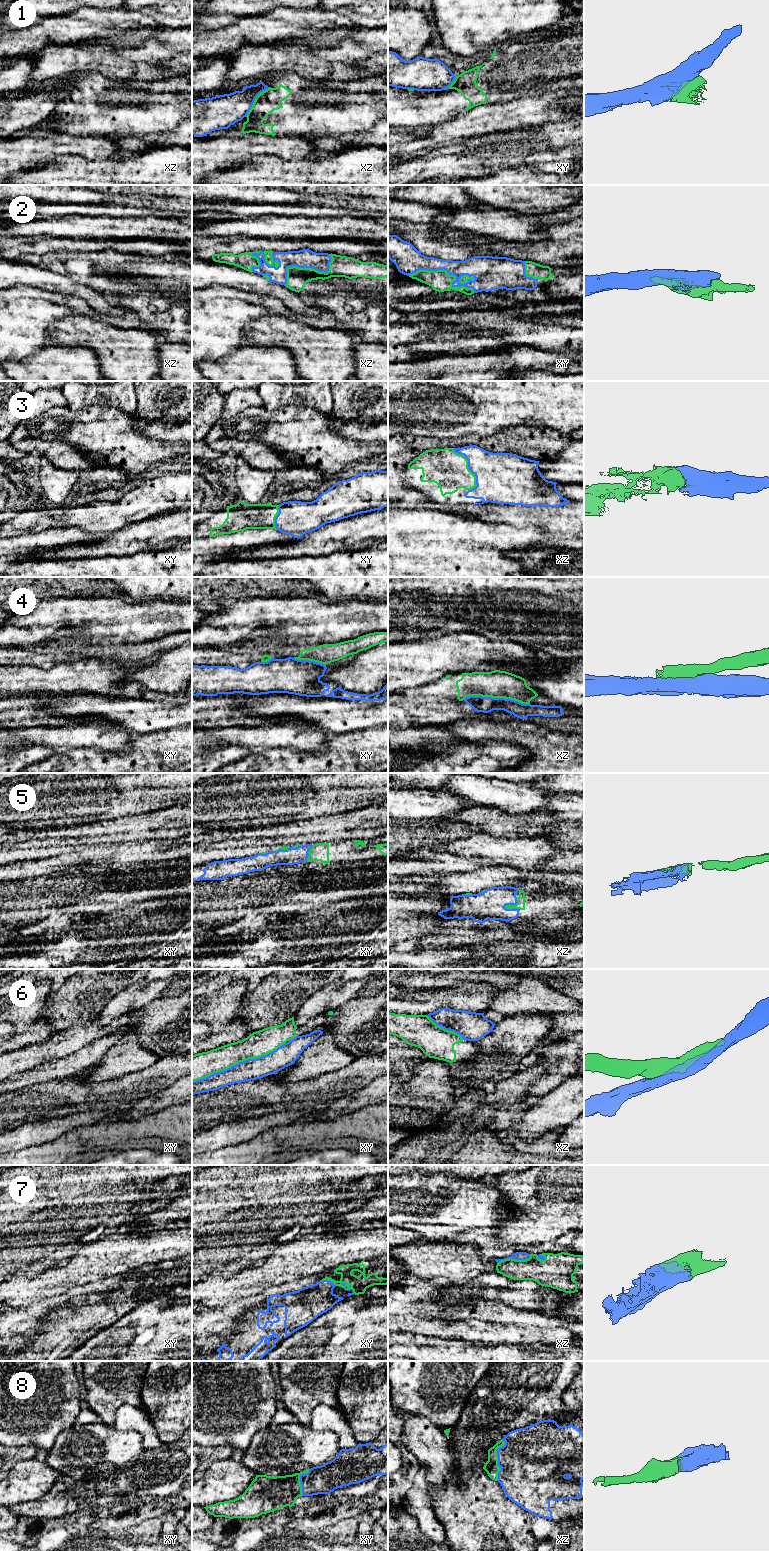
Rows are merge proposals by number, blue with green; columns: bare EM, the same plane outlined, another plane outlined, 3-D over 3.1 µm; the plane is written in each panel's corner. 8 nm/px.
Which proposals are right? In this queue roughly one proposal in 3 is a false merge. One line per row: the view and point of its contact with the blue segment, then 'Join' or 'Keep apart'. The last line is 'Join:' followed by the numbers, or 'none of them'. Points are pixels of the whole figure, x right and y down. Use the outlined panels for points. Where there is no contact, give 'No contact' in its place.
1: Touches blue at xz (254, 100). Keep apart
2: Touches blue at xy (447, 272). Join
3: Touches blue at xz (468, 467). Keep apart
4: Touches blue at xz (496, 698). Keep apart
5: Touches blue at xz (512, 909). Join
6: Touches blue at xy (238, 1063). Keep apart
7: Touches blue at xz (514, 1258). Join
8: Touches blue at xz (498, 1459). Join
Join: 2, 5, 7, 8

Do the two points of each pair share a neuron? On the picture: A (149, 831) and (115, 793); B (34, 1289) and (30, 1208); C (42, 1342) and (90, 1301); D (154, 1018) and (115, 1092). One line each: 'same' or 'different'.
A: different
B: different
C: same
D: different

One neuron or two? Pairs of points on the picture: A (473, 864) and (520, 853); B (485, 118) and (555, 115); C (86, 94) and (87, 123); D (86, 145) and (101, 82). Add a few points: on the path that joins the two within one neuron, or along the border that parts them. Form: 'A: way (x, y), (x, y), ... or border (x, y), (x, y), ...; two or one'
A: border (450, 852), (456, 855), (473, 857); two
B: way (502, 117), (538, 115); one
C: way (87, 101), (87, 116); one
D: border (102, 134), (88, 137); two

